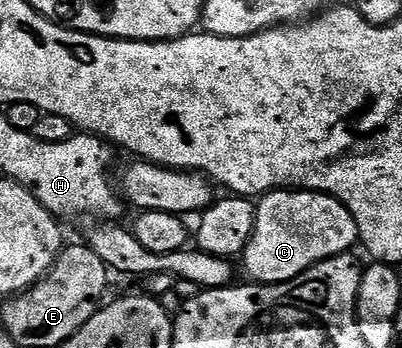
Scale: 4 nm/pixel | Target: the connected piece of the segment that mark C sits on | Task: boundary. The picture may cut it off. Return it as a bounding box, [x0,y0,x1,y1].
[240,189,359,285]

